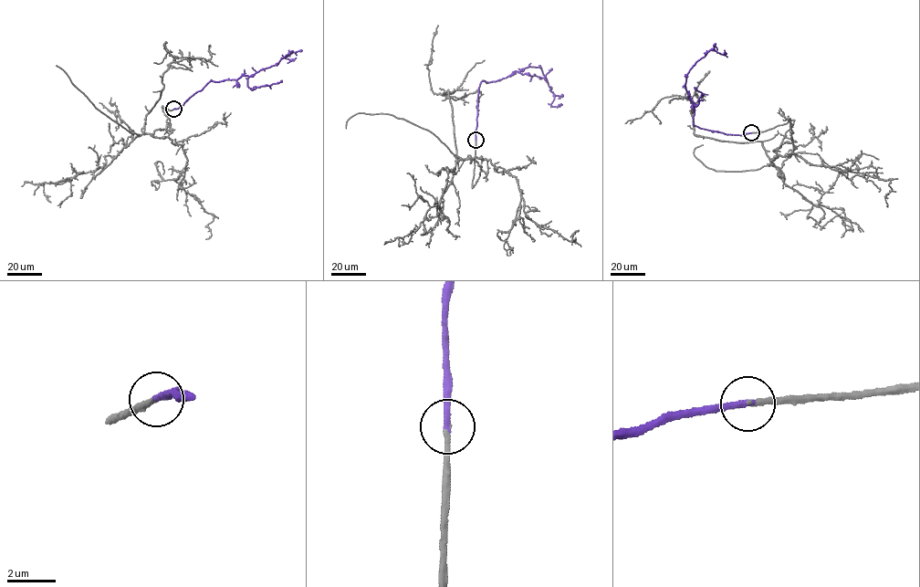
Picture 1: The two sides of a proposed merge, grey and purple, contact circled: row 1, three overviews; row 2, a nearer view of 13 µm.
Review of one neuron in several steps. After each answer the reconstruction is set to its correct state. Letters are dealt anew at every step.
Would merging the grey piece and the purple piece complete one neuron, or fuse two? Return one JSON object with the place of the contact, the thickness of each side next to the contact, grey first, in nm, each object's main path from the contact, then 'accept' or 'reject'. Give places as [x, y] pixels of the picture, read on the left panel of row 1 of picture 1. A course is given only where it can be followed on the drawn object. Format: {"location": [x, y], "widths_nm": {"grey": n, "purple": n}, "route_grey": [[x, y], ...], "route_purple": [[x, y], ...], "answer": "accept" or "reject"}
{"location": [173, 109], "widths_nm": {"grey": 200, "purple": 280}, "route_grey": [[173, 109], [162, 106], [166, 128], [145, 133], [146, 115], [173, 60], [166, 41], [178, 58]], "route_purple": [[173, 109], [211, 81], [252, 76], [275, 65], [289, 51], [284, 57], [296, 57]], "answer": "accept"}

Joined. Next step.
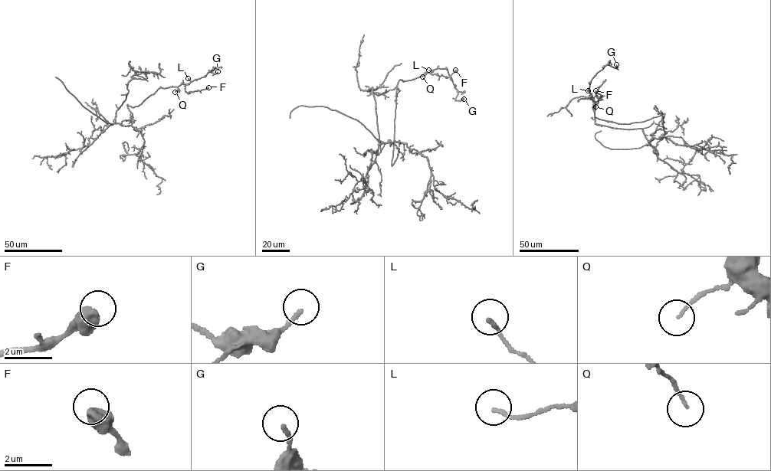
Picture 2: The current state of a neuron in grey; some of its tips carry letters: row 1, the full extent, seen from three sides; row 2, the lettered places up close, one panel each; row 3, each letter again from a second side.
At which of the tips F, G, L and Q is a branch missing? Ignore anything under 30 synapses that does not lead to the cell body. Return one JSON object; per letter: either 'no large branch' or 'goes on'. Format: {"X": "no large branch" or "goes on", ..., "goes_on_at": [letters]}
{"F": "no large branch", "G": "no large branch", "L": "no large branch", "Q": "no large branch", "goes_on_at": []}

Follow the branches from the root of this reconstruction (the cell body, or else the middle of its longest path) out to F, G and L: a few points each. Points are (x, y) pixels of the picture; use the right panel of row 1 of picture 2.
F: (662, 118), (664, 113), (627, 124), (598, 119), (591, 97), (598, 102), (601, 95), (595, 90)
G: (662, 118), (664, 113), (627, 124), (595, 117), (590, 80), (605, 65), (616, 64)
L: (662, 118), (664, 113), (627, 124), (598, 119), (595, 116), (595, 105), (588, 90)

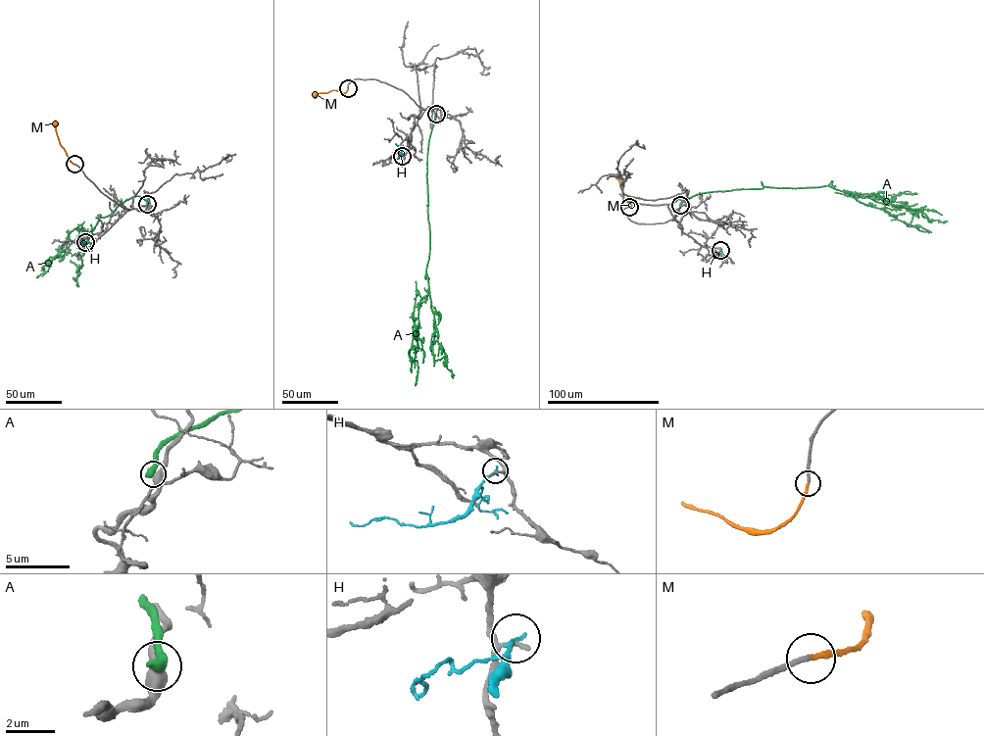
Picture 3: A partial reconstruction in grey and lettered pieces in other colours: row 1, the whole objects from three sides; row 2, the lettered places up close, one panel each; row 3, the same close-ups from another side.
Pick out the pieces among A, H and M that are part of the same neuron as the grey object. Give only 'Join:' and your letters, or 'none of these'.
Join: M

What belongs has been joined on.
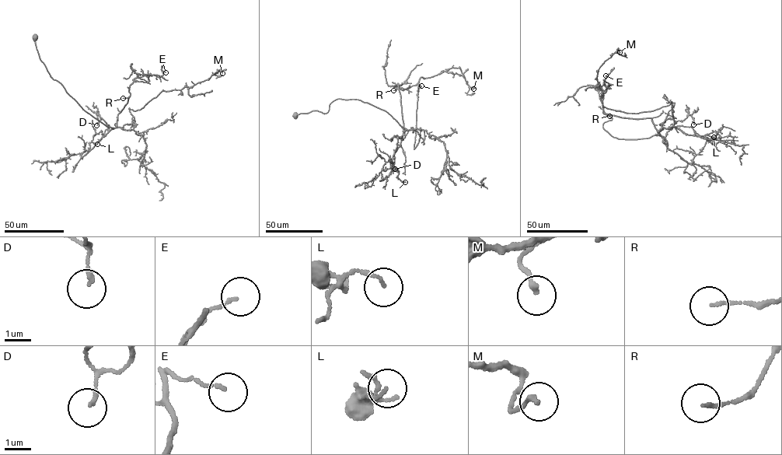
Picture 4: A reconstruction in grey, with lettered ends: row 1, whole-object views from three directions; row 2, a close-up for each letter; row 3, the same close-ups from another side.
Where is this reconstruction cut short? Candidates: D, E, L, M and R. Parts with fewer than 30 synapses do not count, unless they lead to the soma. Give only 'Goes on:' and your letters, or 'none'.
Goes on: none

